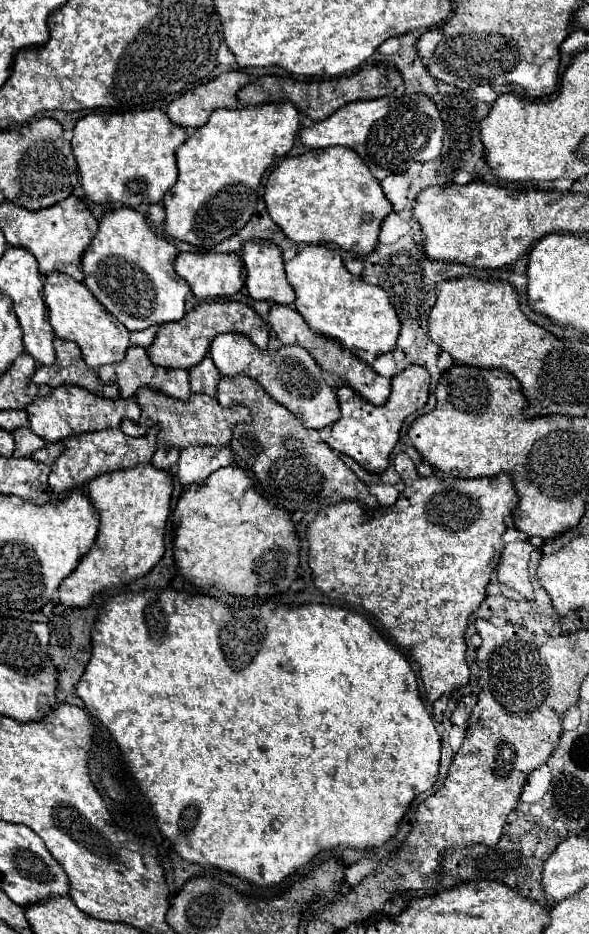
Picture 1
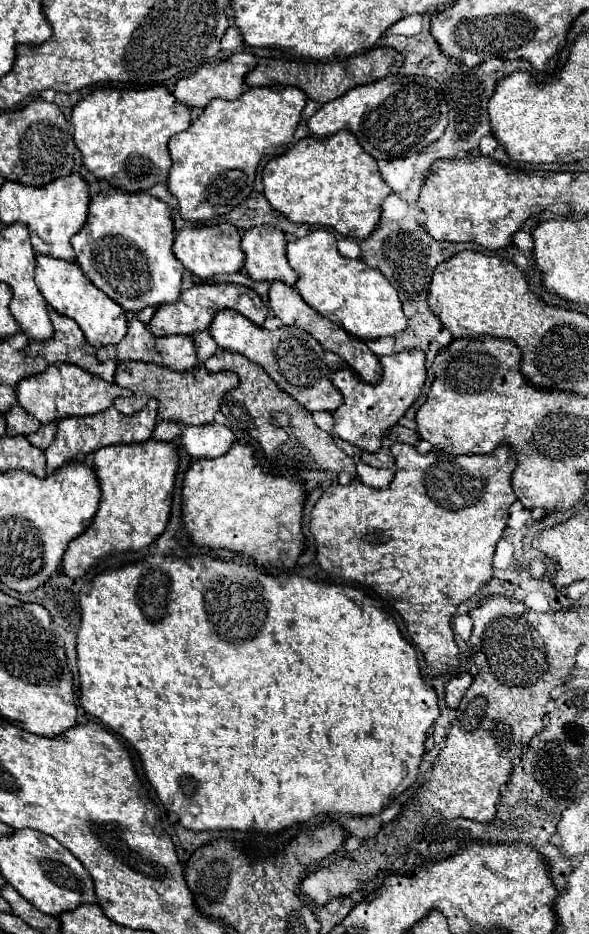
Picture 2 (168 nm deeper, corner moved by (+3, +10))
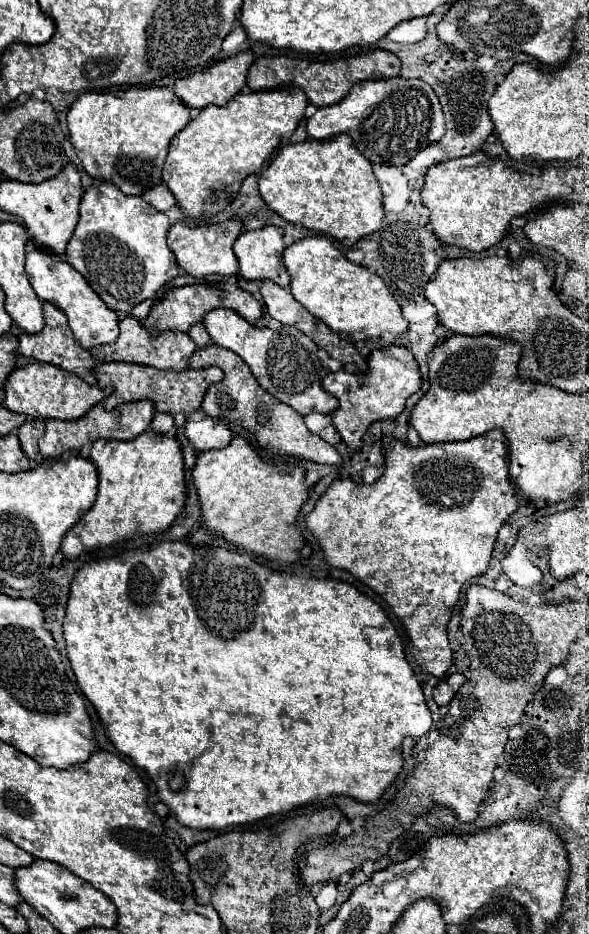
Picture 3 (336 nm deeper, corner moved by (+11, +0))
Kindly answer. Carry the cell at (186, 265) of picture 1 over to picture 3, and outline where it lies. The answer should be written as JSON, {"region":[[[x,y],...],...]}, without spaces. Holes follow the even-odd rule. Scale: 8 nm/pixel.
{"region":[[[238,219],[220,225],[196,225],[196,227],[176,223],[168,233],[168,247],[172,249],[176,263],[196,279],[208,279],[214,275],[230,277],[238,271],[238,259],[232,251],[232,245],[240,233],[242,233],[242,223]]]}

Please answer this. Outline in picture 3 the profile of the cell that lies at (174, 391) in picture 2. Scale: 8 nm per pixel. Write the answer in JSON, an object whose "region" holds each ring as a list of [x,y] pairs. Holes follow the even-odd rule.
{"region":[[[102,363],[94,371],[98,375],[98,385],[102,389],[106,389],[106,387],[114,389],[114,393],[104,399],[106,411],[110,411],[122,403],[150,399],[150,401],[154,401],[156,411],[170,413],[170,415],[182,413],[186,417],[190,417],[192,413],[196,413],[202,407],[202,399],[204,399],[208,387],[212,383],[218,383],[224,377],[220,367],[208,367],[202,371],[186,369],[186,371],[178,373],[178,371],[160,371],[160,369],[136,365],[136,363]]]}

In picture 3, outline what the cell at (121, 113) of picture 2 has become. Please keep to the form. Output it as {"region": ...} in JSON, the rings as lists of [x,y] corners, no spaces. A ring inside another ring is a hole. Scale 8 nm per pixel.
{"region":[[[166,87],[82,93],[68,111],[70,141],[82,169],[92,179],[114,183],[124,195],[142,195],[160,185],[168,145],[188,121],[188,107]]]}

